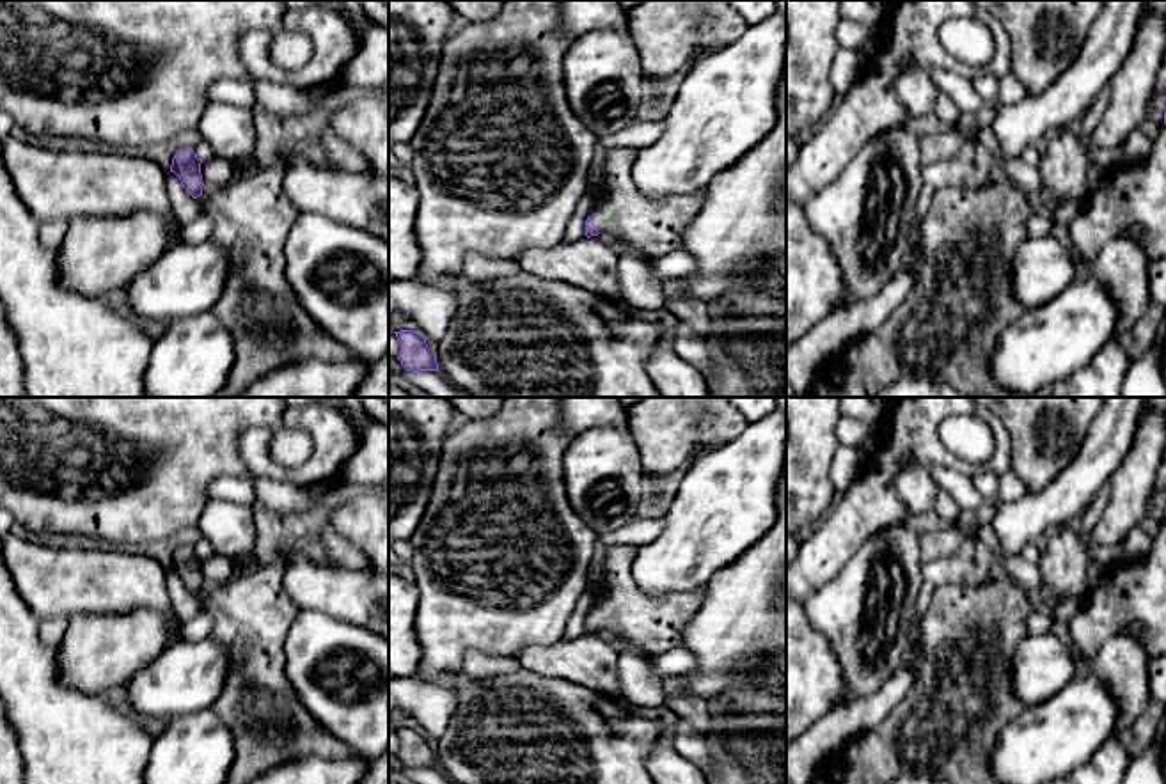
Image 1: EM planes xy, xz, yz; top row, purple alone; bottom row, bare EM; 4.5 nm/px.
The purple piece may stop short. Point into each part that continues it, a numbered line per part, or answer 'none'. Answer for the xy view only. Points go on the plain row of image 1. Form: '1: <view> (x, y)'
1: xy (252, 612)

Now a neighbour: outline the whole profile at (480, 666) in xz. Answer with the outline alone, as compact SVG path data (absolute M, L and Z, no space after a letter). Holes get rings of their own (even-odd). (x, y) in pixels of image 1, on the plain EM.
M476 649L467 653L463 663L463 672L479 681L508 676L520 669L522 667L516 658L486 655Z

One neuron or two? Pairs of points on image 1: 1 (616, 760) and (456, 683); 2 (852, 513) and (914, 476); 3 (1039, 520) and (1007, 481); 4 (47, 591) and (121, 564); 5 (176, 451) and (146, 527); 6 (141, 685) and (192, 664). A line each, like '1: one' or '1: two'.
1: one
2: two
3: two
4: one
5: one
6: one

